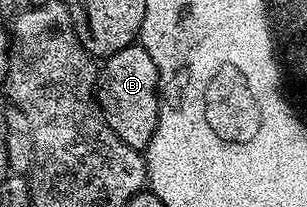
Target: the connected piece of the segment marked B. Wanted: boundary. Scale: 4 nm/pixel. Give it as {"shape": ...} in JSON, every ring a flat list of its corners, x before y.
{"shape":[[135,42,124,50,105,57,103,64,106,65,98,68,98,78,94,86,102,116,125,144,144,150,148,142,152,142,152,134,158,125,160,93,156,62,152,62,148,50,144,50,141,43]]}

